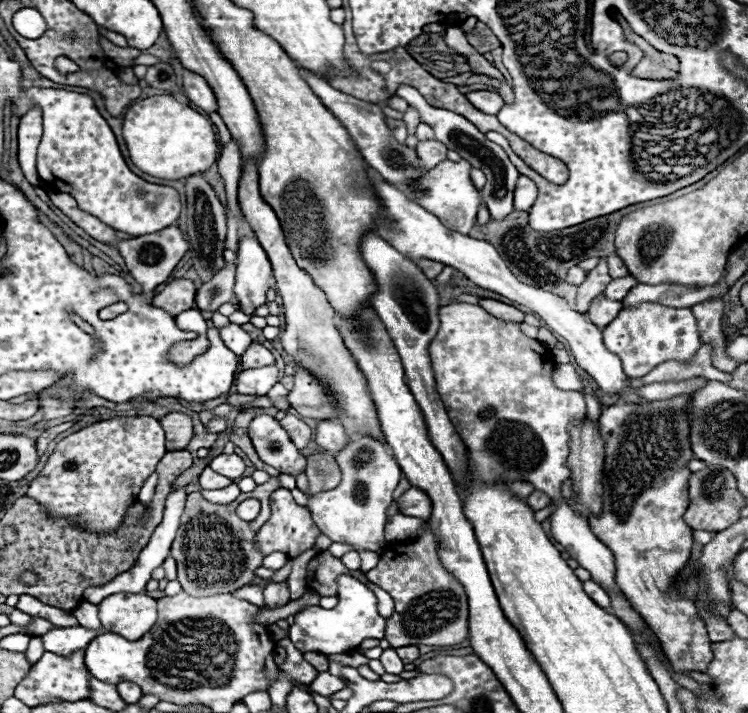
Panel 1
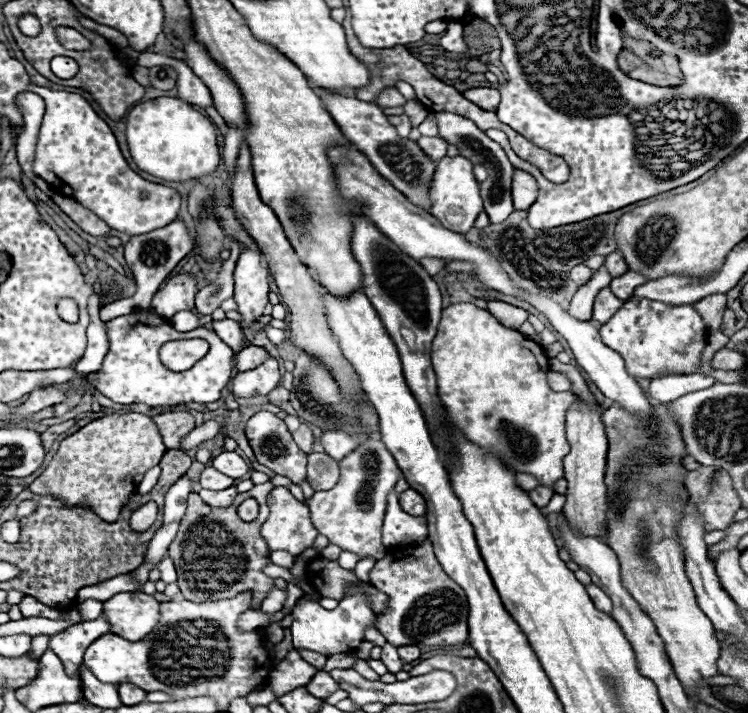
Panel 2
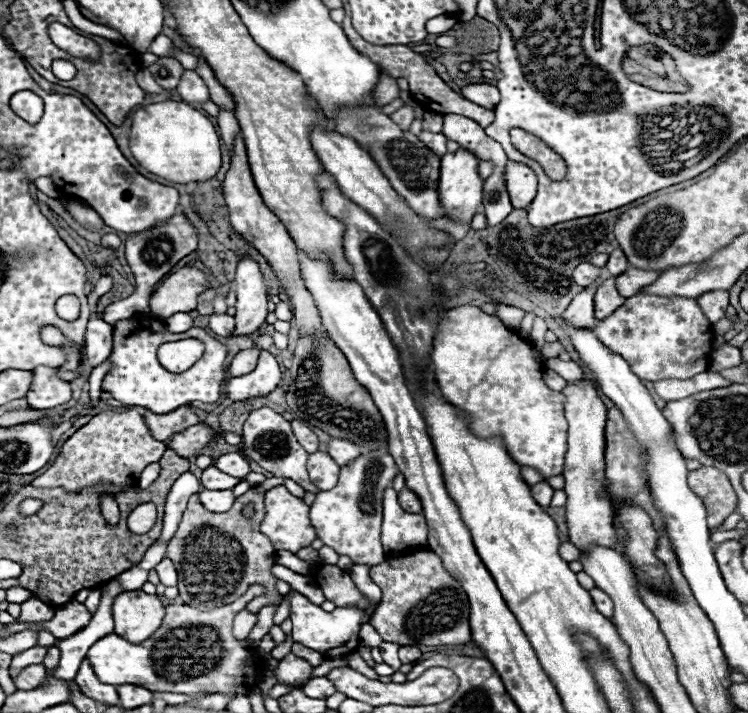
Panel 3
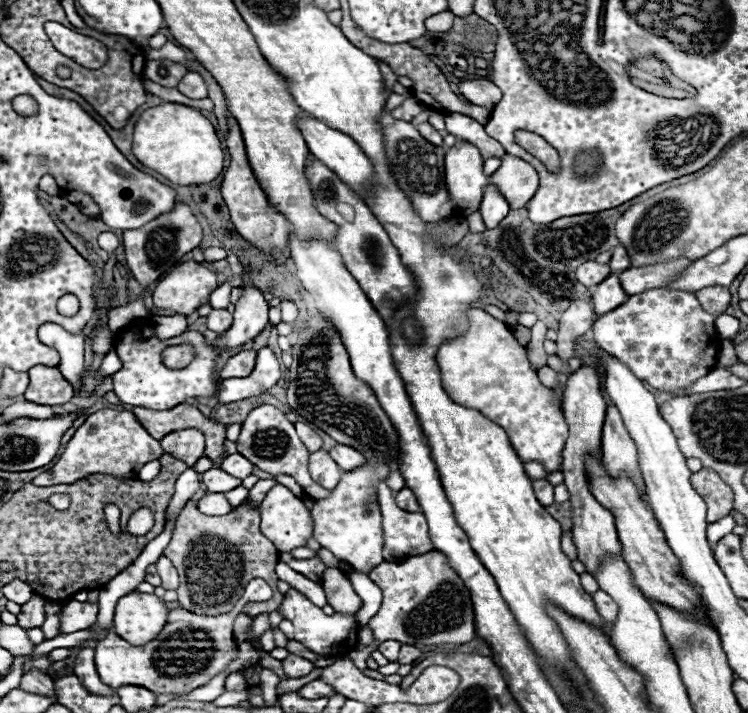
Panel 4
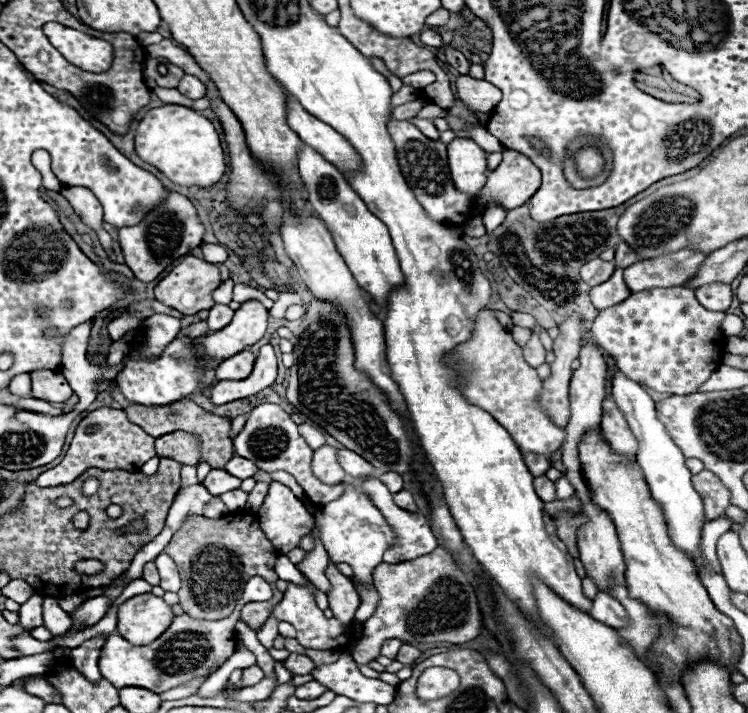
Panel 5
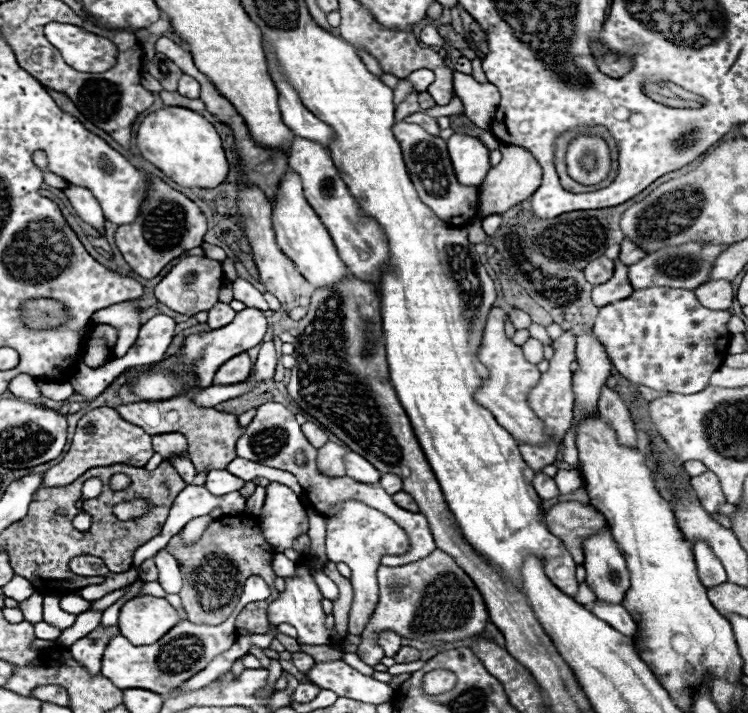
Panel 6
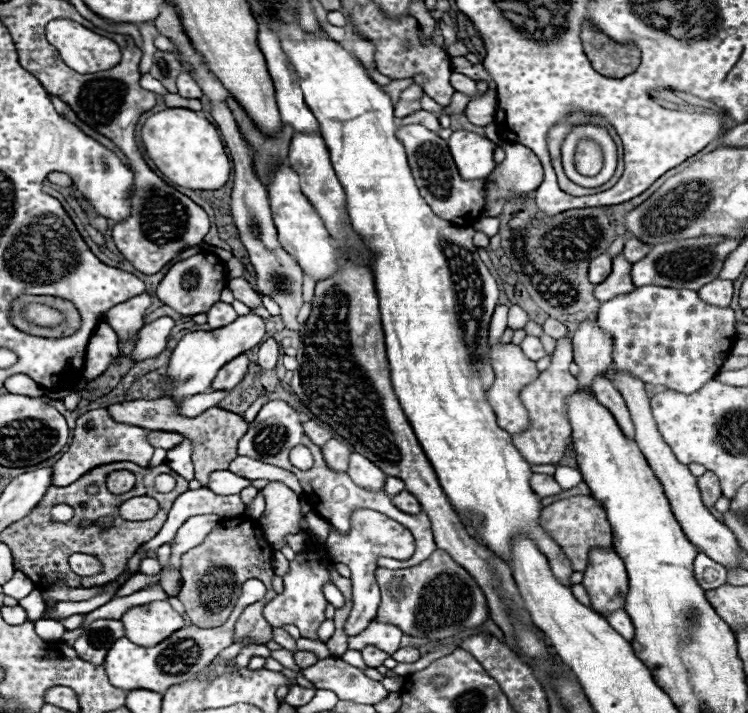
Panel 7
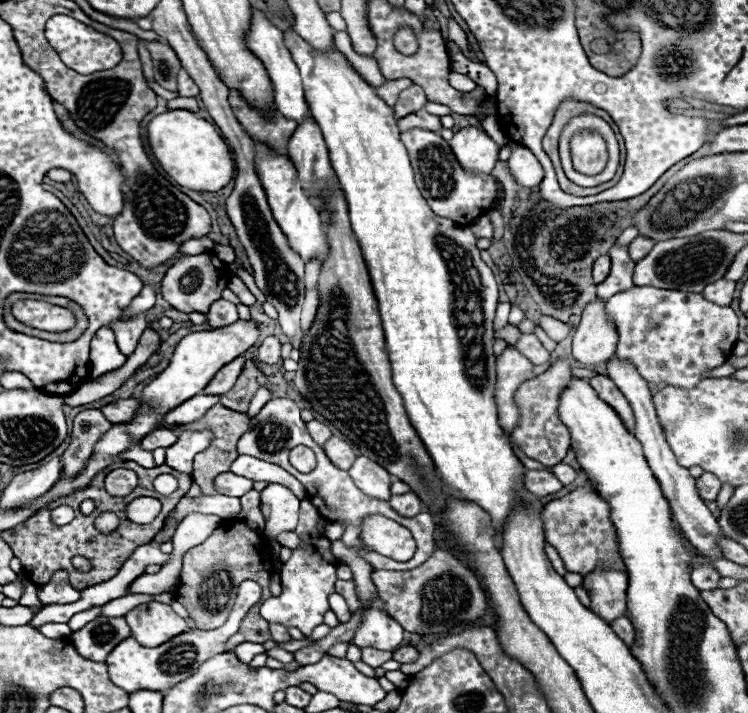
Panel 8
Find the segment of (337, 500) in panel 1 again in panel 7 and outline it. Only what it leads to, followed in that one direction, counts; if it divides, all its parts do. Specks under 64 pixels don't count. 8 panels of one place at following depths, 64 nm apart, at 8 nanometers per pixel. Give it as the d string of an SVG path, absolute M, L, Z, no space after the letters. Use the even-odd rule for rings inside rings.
M358 510L352 516L352 530L344 536L340 532L332 532L326 540L326 550L332 558L332 562L344 562L350 572L352 572L352 584L354 584L354 608L348 616L348 620L344 622L344 632L346 636L356 636L360 634L368 622L376 616L378 604L380 604L380 592L374 580L374 572L376 572L376 558L389 557L396 560L408 560L414 552L414 538L408 532L408 528L404 528L402 524L398 524L396 520L374 512L374 510Z

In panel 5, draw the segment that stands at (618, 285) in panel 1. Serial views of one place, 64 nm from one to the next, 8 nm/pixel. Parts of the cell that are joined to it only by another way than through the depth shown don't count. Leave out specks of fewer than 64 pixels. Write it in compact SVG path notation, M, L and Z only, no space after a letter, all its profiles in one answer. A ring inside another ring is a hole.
M682 248L680 252L656 256L656 260L640 260L628 266L624 270L624 280L632 292L658 286L686 286L706 258L706 252Z

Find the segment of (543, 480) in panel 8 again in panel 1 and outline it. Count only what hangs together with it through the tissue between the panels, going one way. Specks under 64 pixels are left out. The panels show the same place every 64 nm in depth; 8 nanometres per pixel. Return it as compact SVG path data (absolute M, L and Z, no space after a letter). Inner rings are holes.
M532 492L530 496L528 496L528 506L532 508L532 510L542 510L542 508L546 508L548 504L550 504L550 500L548 500L548 496L544 496L544 492Z

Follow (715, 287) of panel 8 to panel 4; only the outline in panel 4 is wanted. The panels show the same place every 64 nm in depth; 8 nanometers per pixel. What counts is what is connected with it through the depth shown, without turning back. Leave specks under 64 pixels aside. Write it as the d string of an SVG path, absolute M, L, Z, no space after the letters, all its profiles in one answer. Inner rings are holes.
M704 288L696 292L696 298L700 300L702 308L710 314L722 314L730 306L730 292L728 288Z

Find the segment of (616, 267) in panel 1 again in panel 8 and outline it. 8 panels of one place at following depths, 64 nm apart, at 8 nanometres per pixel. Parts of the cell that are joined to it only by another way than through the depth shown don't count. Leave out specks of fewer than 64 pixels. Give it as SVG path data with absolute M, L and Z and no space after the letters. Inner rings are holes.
M636 236L636 238L628 244L628 252L630 252L630 258L632 258L634 262L642 260L652 248L654 248L654 240L648 240L648 238L644 238L644 236Z

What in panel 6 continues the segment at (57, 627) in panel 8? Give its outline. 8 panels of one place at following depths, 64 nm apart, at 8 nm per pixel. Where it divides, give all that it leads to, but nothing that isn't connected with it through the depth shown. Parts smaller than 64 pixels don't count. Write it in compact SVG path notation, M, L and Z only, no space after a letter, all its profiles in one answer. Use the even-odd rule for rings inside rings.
M44 620L36 624L36 638L54 642L54 640L58 640L58 636L60 636L60 628L56 628L56 626L52 626L52 624L44 622Z

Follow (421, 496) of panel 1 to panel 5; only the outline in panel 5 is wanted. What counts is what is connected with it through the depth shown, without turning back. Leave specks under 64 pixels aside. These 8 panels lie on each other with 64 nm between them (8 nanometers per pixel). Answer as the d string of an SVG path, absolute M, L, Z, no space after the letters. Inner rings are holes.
M400 490L394 494L394 502L400 506L400 508L408 508L408 512L418 512L418 506L412 498L412 494L408 490Z

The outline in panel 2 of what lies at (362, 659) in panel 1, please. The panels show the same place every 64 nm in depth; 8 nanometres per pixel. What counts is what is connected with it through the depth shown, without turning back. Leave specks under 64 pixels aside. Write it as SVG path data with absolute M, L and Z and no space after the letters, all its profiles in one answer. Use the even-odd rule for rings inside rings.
M338 654L338 656L330 656L326 666L322 668L322 672L330 672L334 668L352 668L356 656L354 654Z

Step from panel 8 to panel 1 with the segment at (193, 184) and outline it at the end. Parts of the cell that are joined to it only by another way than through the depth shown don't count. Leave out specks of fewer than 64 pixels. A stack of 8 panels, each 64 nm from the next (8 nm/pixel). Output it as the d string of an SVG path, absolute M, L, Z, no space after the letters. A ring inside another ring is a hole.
M152 96L134 106L124 114L124 140L132 162L146 174L164 180L182 180L194 174L206 172L218 160L218 142L212 122L192 110L174 96Z

